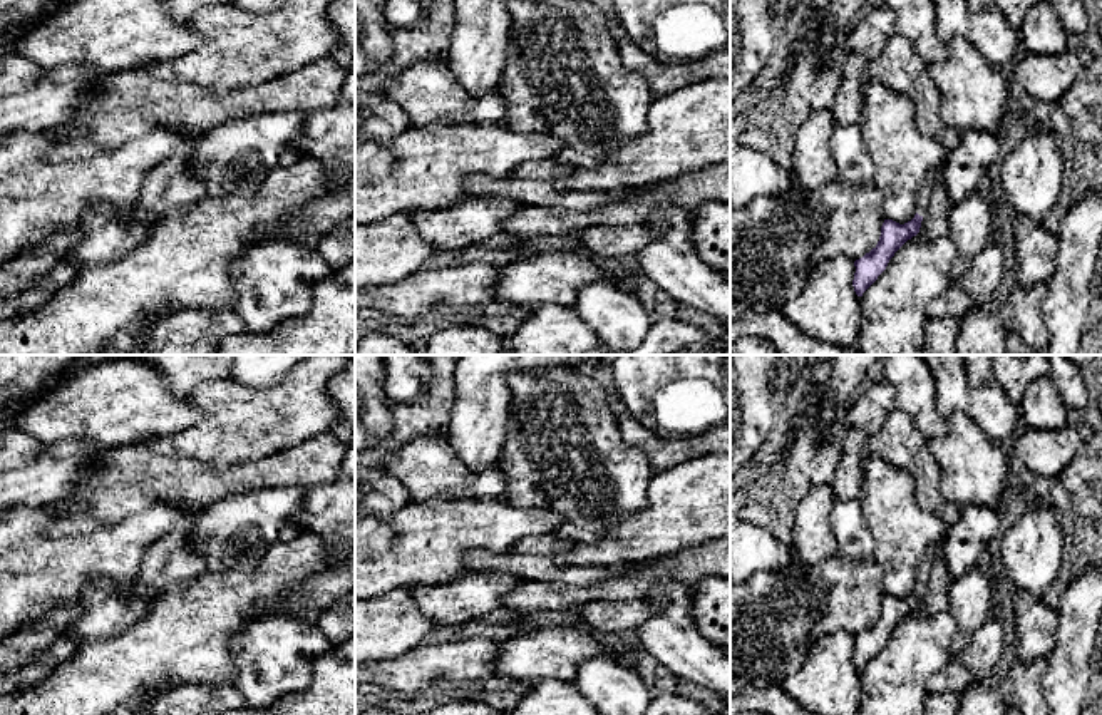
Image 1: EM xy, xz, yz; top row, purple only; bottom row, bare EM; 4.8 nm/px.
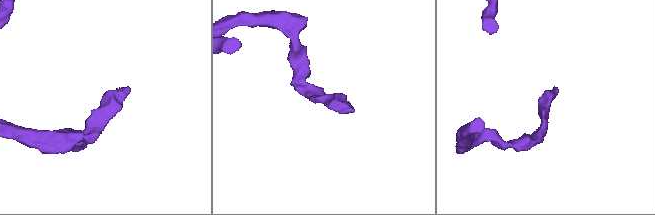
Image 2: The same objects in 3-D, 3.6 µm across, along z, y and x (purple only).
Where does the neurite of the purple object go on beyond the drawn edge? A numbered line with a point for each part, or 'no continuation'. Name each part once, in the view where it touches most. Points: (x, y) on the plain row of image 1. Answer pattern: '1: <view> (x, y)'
1: yz (925, 566)

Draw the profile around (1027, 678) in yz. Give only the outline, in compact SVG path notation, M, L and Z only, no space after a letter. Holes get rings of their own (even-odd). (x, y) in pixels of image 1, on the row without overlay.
M1037 658L1032 663L1015 661L1008 680L1013 685L1013 703L1020 715L1048 715L1048 705L1043 698L1042 680L1047 670L1047 658Z

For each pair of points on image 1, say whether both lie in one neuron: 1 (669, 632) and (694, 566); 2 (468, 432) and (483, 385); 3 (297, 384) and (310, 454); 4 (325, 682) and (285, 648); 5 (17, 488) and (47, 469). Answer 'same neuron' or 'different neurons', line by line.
1: different neurons
2: same neuron
3: different neurons
4: different neurons
5: same neuron

